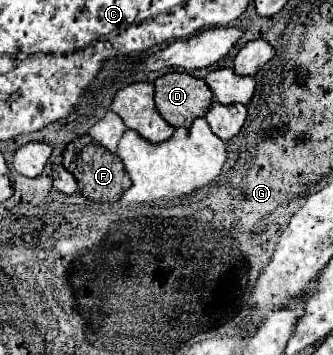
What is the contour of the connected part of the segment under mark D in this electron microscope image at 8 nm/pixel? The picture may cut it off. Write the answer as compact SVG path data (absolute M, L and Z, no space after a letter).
M166 73L164 77L156 79L154 85L156 85L156 107L172 127L190 129L192 121L204 117L212 107L212 91L208 89L208 85L202 79L190 77L188 73Z

